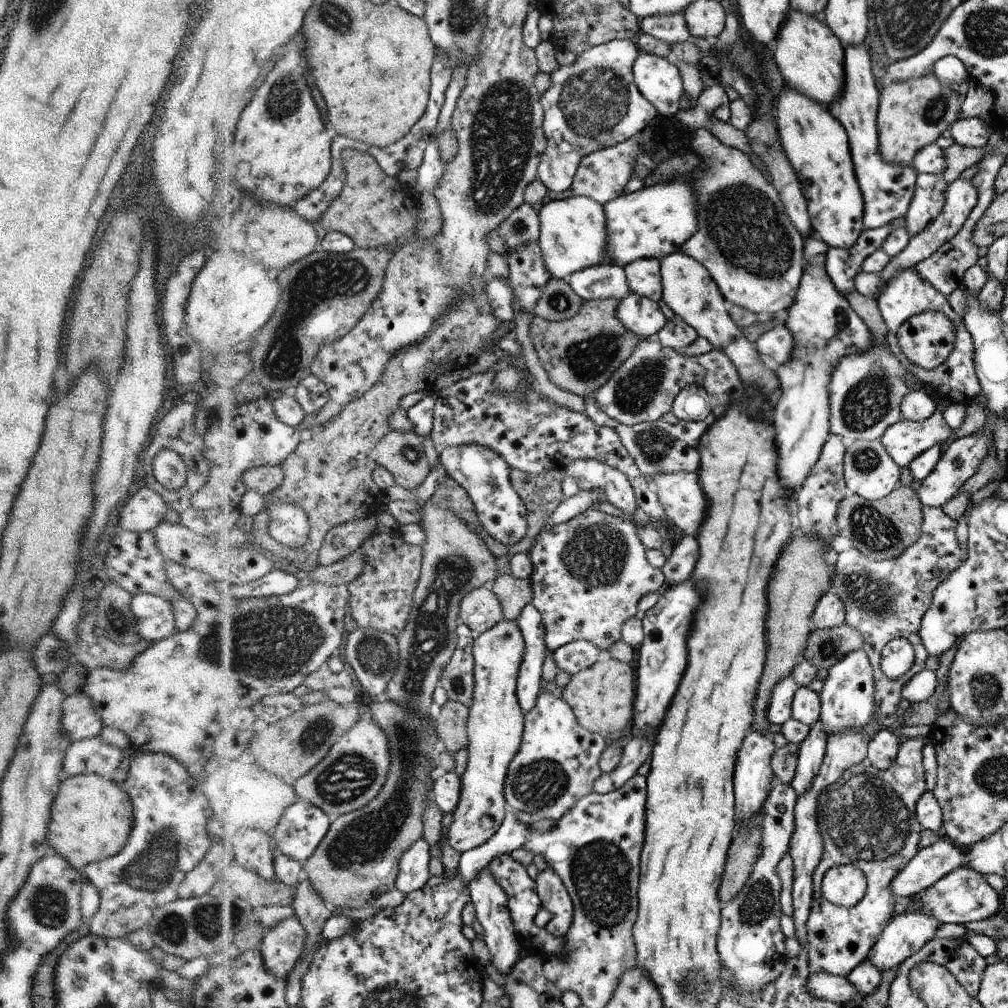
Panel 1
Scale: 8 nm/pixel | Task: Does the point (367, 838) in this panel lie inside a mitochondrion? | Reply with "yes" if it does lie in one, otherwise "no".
yes

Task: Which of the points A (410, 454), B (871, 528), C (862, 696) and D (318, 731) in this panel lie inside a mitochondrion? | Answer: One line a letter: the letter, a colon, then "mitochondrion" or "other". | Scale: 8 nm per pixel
A: mitochondrion
B: mitochondrion
C: other
D: mitochondrion

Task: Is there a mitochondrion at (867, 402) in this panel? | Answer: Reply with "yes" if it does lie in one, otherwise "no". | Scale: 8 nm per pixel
yes

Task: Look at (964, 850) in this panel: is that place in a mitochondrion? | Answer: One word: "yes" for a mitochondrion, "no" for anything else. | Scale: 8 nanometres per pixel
no

